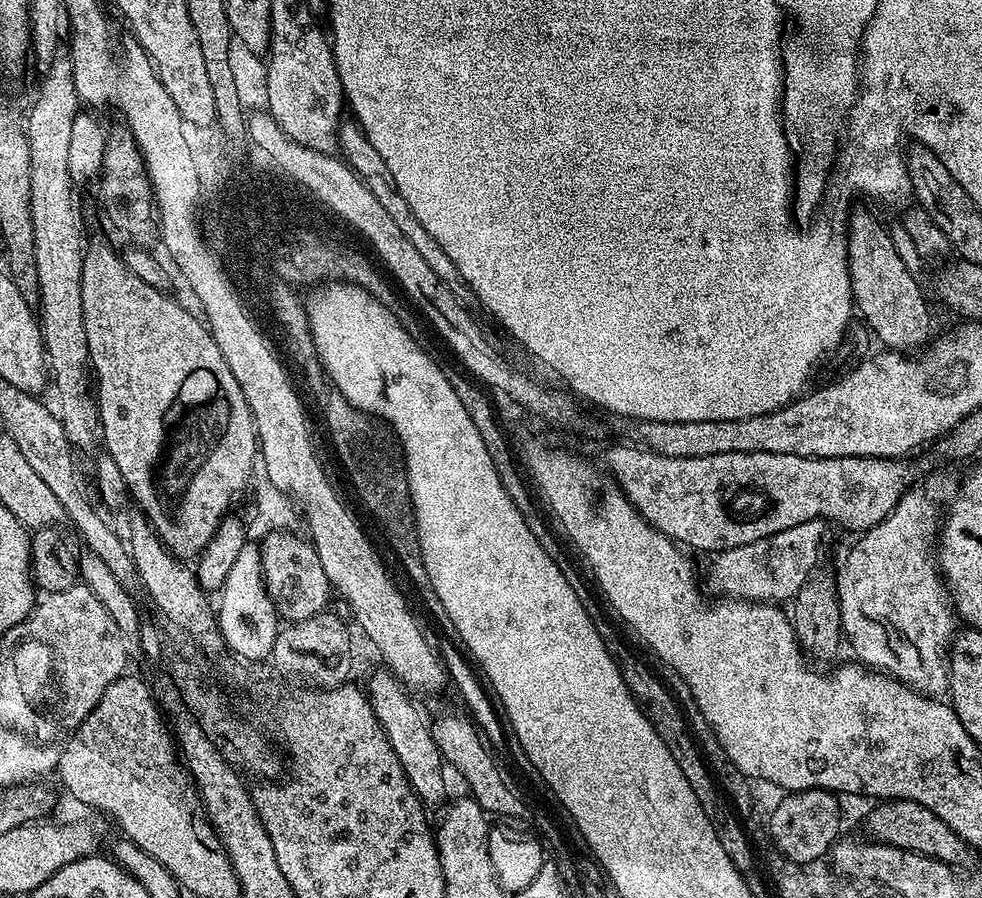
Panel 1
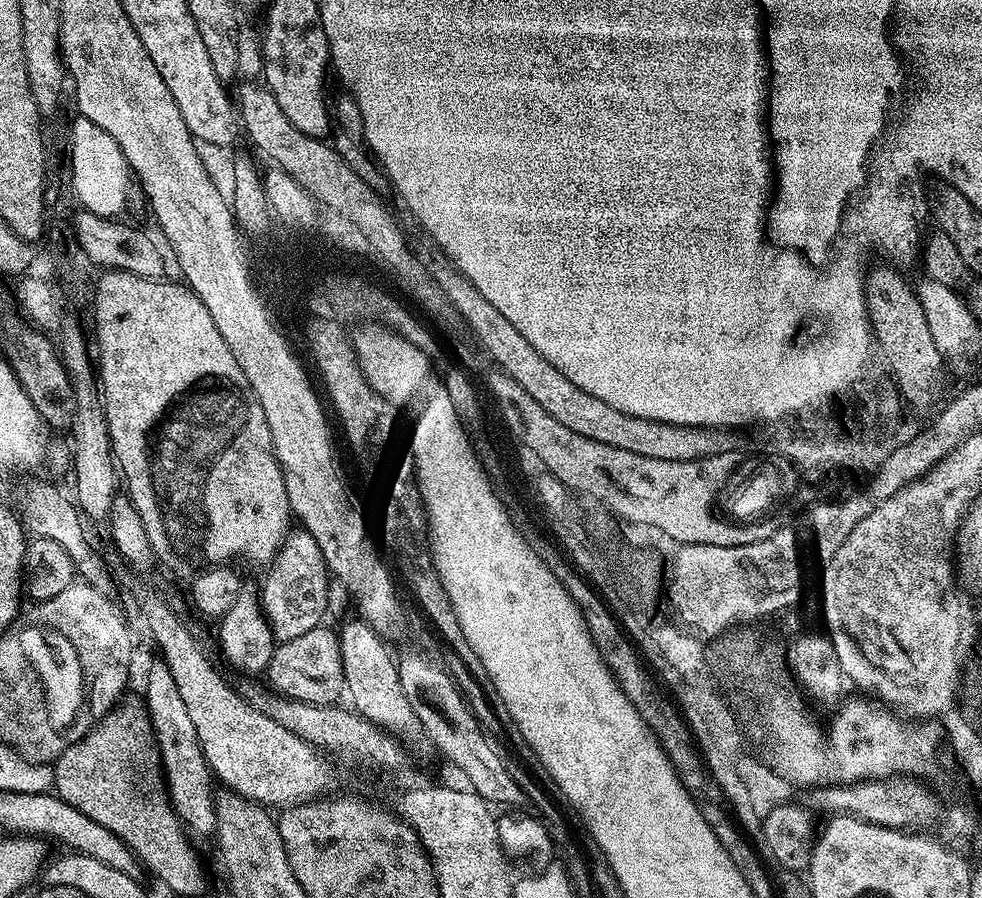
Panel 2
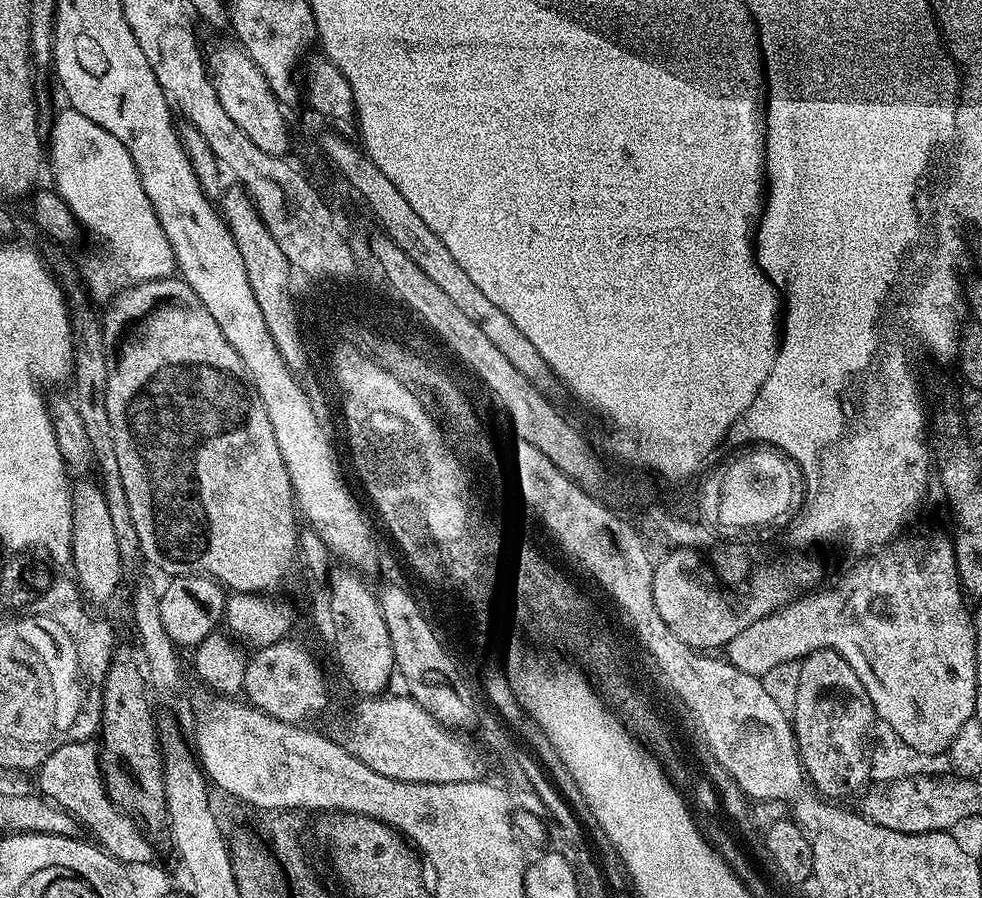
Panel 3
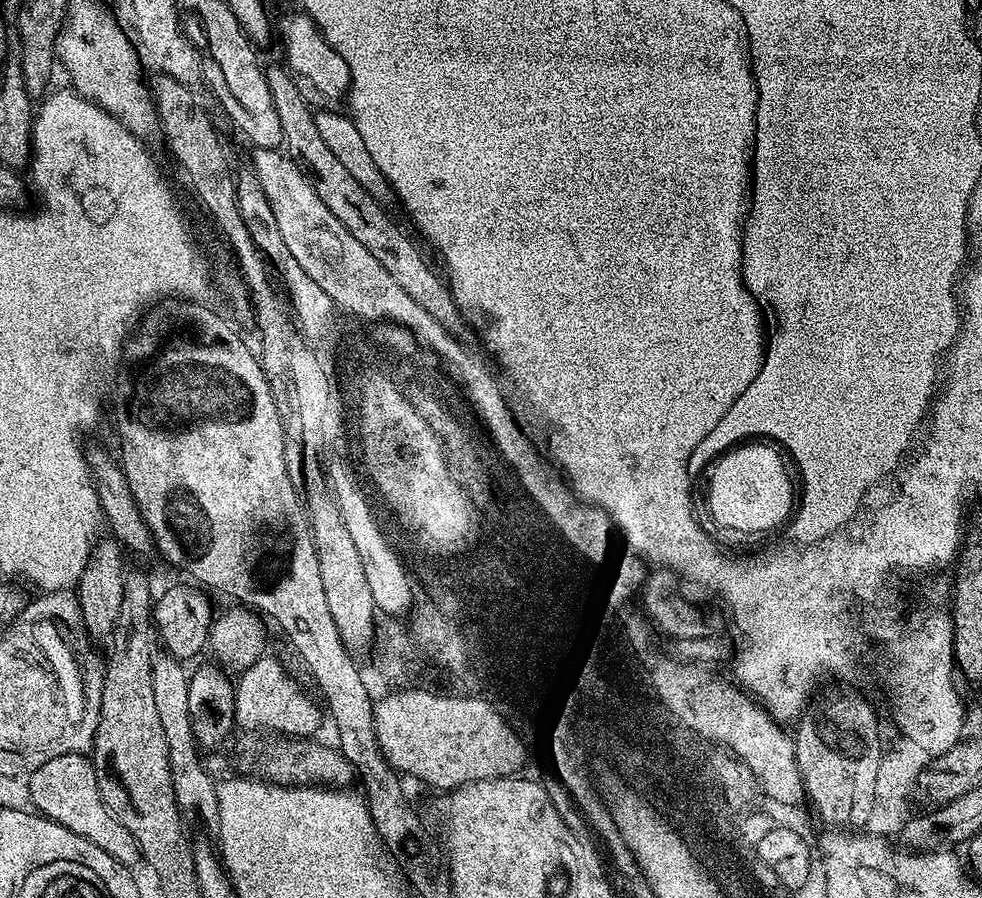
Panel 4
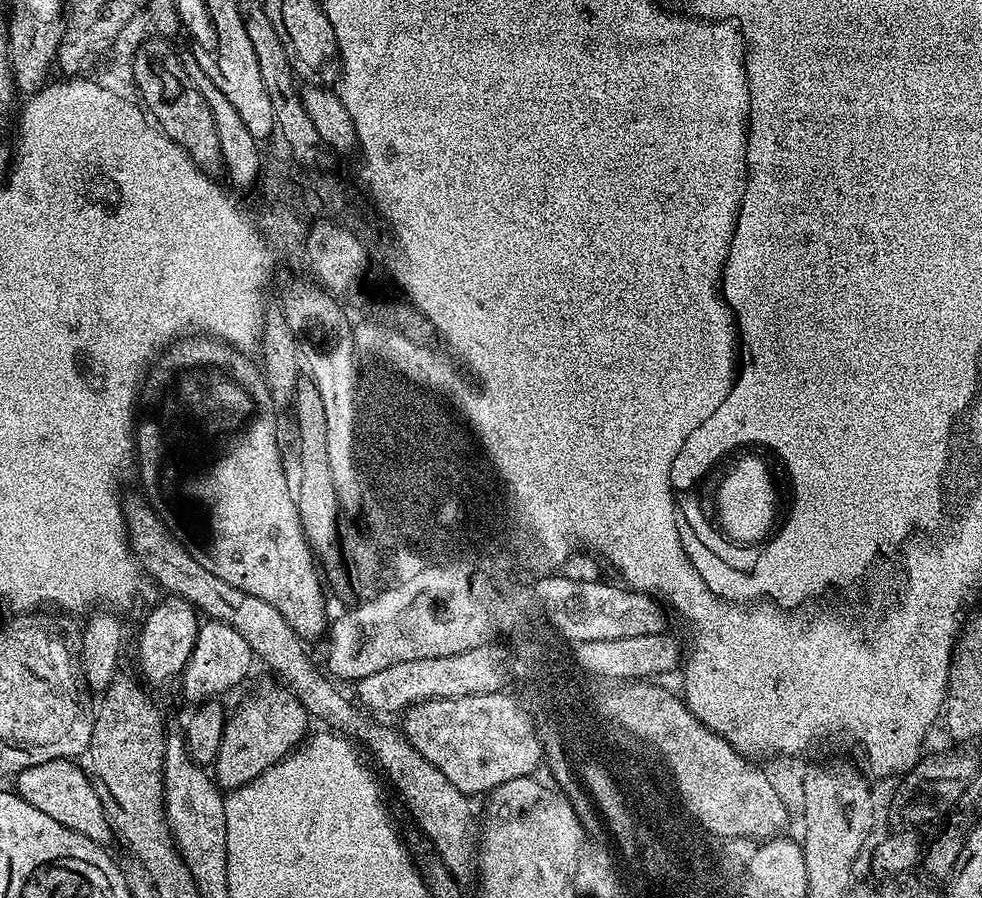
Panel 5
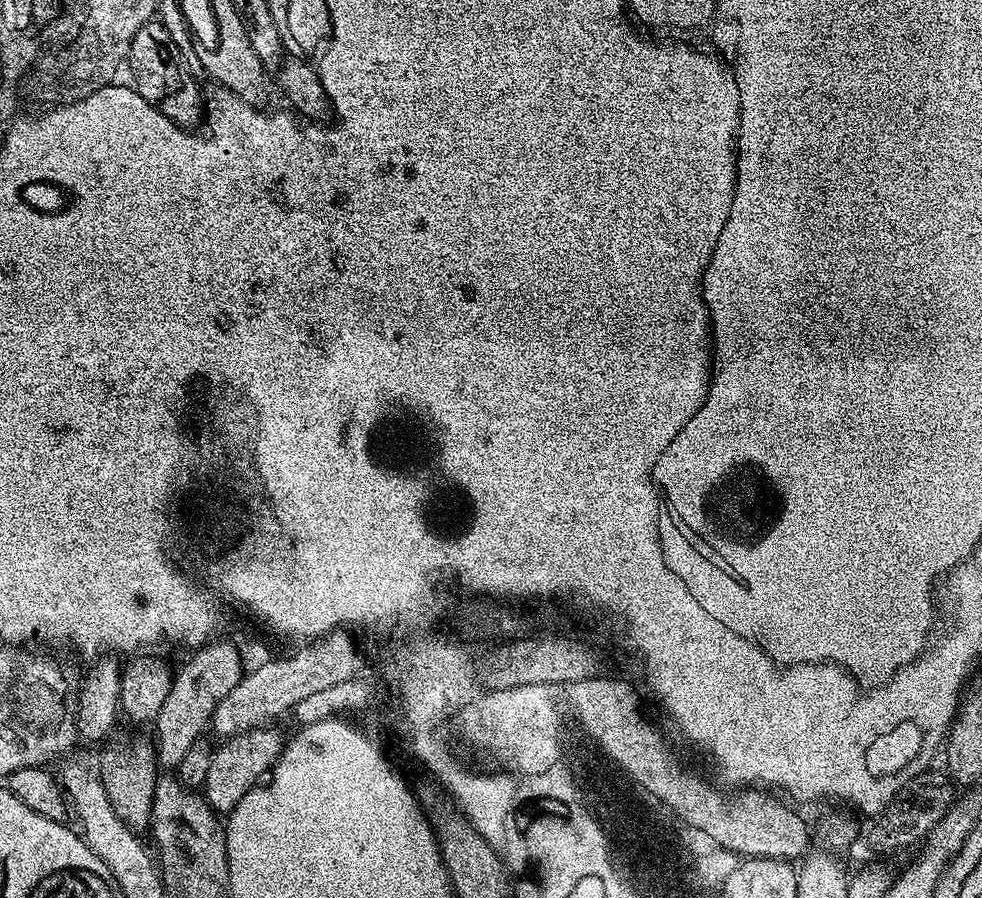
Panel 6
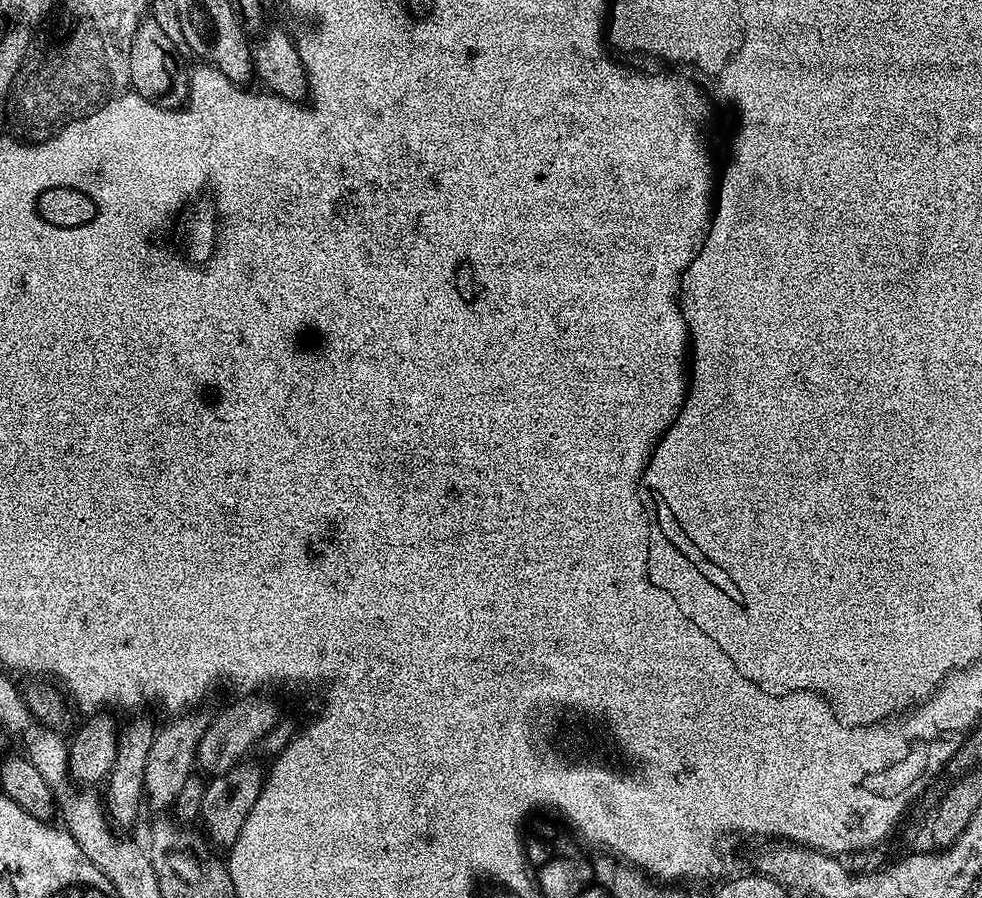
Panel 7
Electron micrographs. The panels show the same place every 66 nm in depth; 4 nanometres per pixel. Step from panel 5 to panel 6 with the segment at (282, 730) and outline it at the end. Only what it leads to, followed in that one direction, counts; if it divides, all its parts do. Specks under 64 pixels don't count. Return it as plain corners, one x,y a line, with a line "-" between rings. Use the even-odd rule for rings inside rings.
276,726
254,729
252,732
242,733
229,739
223,746
213,751
210,770
206,774
206,782
202,795
208,801
212,811
217,814
227,814
246,798
250,789
257,787
271,773
280,753
284,750
285,737
280,737

